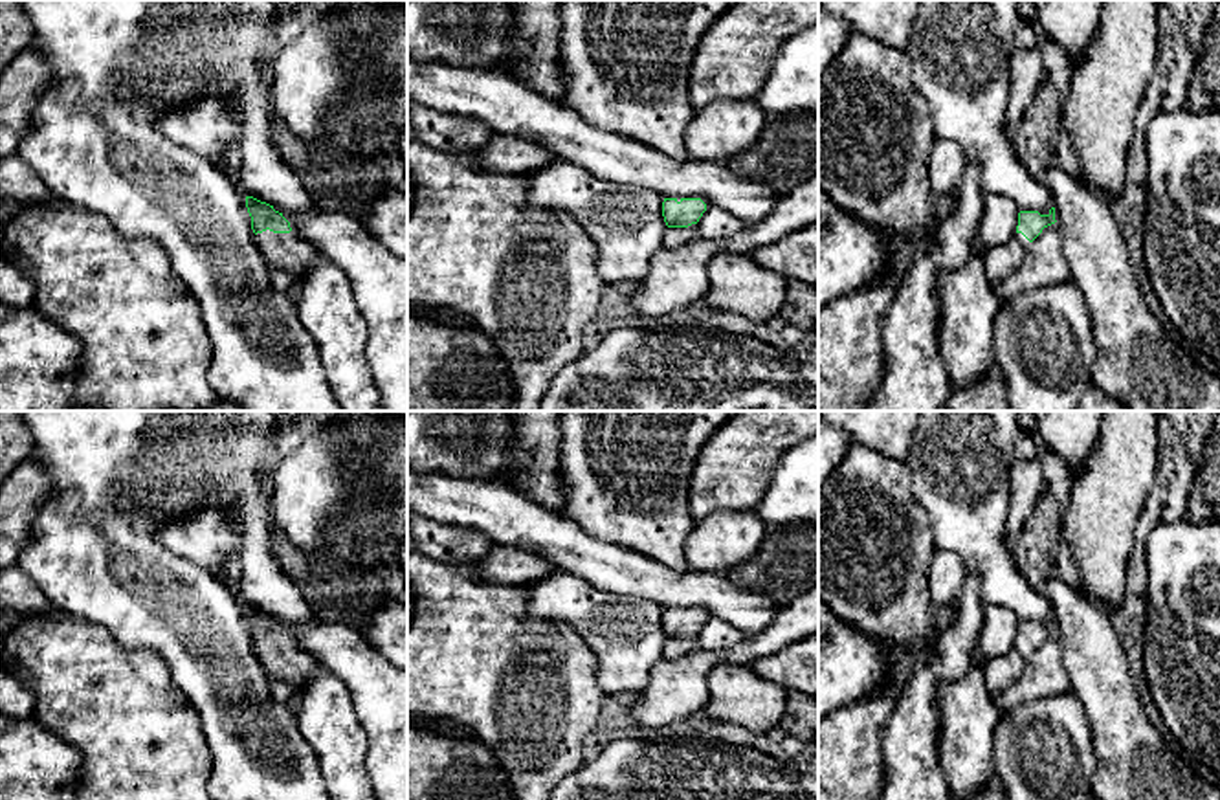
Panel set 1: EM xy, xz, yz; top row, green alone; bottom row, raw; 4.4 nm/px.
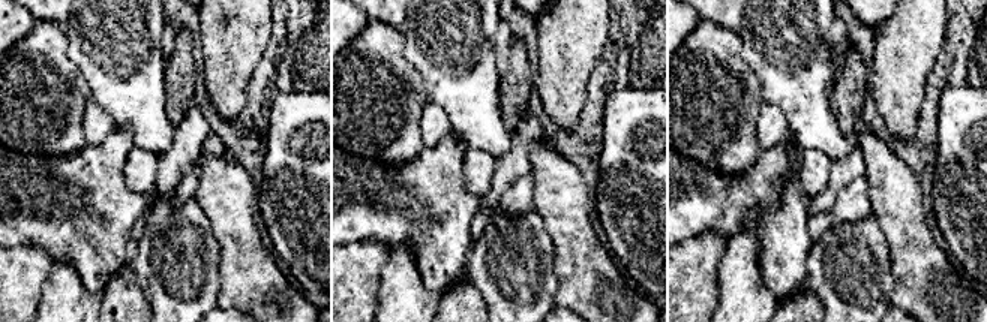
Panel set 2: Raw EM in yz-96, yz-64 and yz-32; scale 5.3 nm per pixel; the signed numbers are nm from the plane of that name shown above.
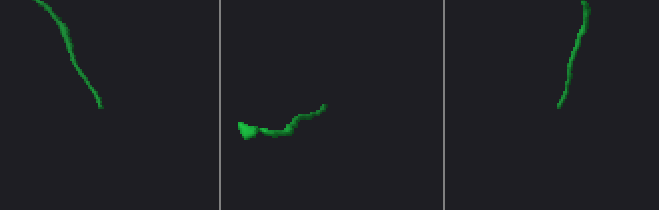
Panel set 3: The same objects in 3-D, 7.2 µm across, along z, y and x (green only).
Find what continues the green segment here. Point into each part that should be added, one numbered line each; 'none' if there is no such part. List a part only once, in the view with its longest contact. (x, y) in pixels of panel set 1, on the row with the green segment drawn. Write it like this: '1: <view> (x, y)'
1: xy (290, 252)

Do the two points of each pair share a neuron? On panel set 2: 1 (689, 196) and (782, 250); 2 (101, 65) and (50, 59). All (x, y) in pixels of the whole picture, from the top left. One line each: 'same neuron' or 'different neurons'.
1: same neuron
2: different neurons

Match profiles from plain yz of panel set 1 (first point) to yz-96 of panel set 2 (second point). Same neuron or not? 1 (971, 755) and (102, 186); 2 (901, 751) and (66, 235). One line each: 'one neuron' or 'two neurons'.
1: one neuron
2: two neurons

